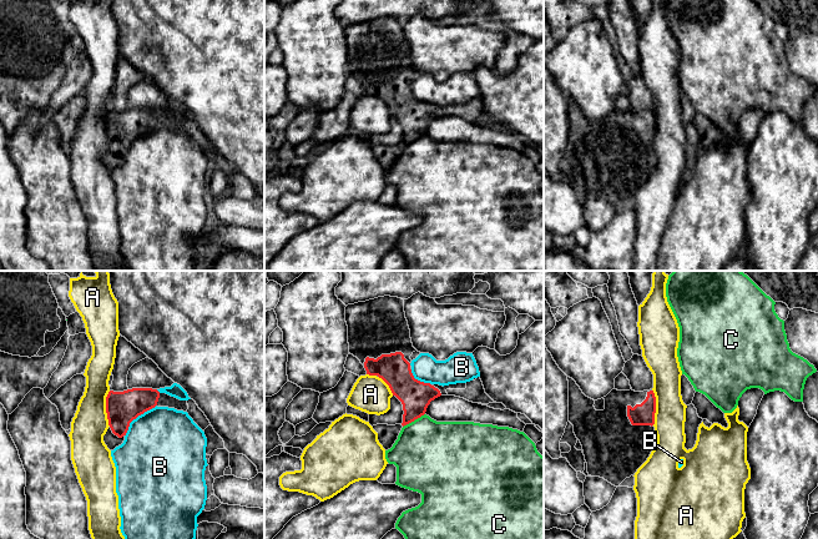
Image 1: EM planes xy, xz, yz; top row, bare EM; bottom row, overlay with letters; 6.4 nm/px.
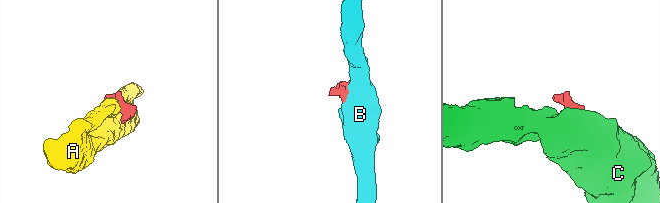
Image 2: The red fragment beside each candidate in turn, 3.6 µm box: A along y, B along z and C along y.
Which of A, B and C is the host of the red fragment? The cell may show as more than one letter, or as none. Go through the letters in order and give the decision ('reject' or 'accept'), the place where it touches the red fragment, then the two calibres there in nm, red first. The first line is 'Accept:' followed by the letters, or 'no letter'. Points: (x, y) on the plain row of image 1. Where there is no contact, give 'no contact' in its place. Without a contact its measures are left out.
Accept: no letter
A: reject; meets red in xy at (106, 129); 200 nm thick on the red side, 240 nm on the other
B: reject; meets red in xy at (136, 137); 200 nm thick on the red side, 480 nm on the other
C: reject; meets red in xz at (413, 141); 200 nm thick on the red side, 460 nm on the other

